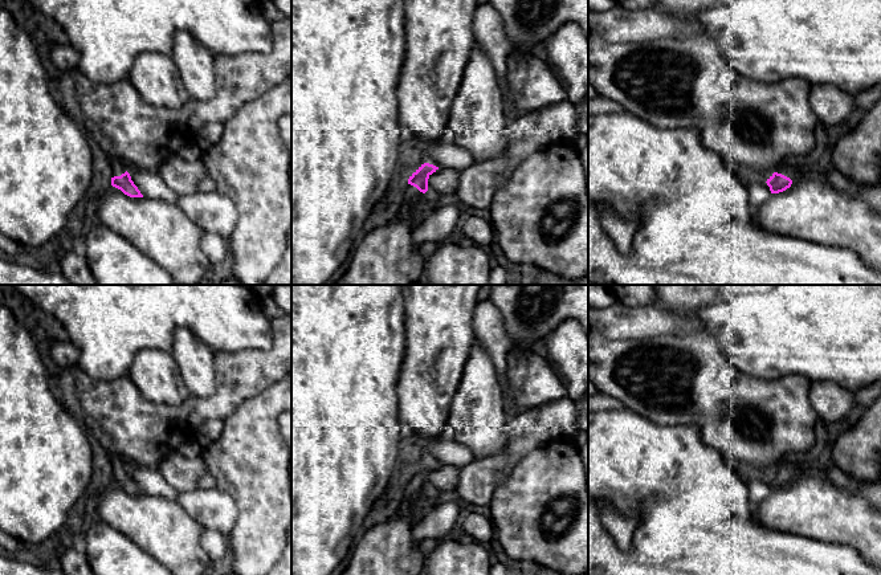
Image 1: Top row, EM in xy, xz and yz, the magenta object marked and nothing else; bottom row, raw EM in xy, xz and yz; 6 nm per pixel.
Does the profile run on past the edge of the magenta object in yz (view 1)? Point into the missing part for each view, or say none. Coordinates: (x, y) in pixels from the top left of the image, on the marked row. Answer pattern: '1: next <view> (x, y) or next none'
1: next yz (788, 168)

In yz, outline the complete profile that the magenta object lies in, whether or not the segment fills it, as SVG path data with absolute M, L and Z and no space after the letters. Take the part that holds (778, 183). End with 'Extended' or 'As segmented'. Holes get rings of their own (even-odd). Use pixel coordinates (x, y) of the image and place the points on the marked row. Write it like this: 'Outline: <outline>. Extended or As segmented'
Outline: M784 162L768 179L767 185L771 193L779 193L791 187L796 180L804 179L809 175L817 175L820 167L816 170L803 168L794 162Z. Extended

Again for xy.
Outline: M121 162L107 163L107 176L111 179L111 185L121 189L125 195L130 197L143 197L138 187L131 180L127 172L127 166Z. Extended

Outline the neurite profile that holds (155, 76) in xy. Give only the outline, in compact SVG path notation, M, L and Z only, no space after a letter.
M146 52L136 57L129 79L150 105L179 109L189 99L171 56Z

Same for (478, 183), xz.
M507 154L497 160L473 163L461 172L456 201L465 209L485 213L509 170L511 158Z

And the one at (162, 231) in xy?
M115 187L98 197L99 224L109 227L170 273L175 285L203 285L213 266L200 249L207 233L178 204L130 197Z

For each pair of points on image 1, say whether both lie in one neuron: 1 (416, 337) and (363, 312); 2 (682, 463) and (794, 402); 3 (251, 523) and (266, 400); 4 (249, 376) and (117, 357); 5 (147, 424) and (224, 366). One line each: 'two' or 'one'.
1: two
2: two
3: one
4: two
5: one

